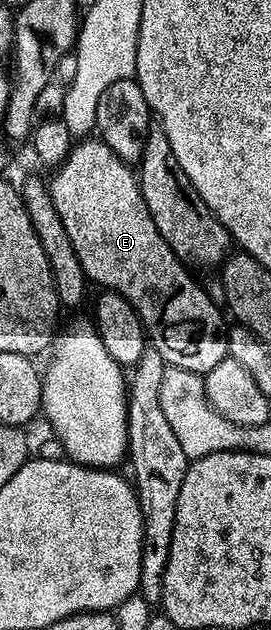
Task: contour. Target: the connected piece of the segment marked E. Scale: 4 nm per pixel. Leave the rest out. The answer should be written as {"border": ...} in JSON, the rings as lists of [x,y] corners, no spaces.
{"border":[[[84,137],[73,146],[71,153],[66,156],[64,162],[51,172],[52,179],[47,180],[48,192],[54,201],[54,209],[58,209],[58,217],[62,217],[62,225],[66,228],[66,234],[70,236],[70,241],[74,245],[74,253],[78,253],[78,261],[89,280],[95,286],[97,283],[97,288],[106,291],[117,291],[119,295],[126,297],[126,301],[130,301],[130,305],[138,313],[140,322],[144,324],[151,347],[158,349],[158,353],[162,353],[167,366],[186,369],[194,372],[195,375],[203,377],[210,369],[214,369],[214,365],[218,365],[218,361],[228,358],[226,322],[224,323],[223,317],[220,316],[220,311],[216,308],[215,301],[196,284],[196,279],[192,276],[195,274],[180,262],[180,259],[170,249],[170,245],[166,245],[162,233],[158,233],[158,225],[154,225],[154,217],[150,217],[150,209],[146,209],[146,201],[140,192],[140,181],[137,172],[133,168],[131,171],[128,167],[131,166],[122,157],[118,157],[118,153],[114,153],[114,149],[110,149],[110,145],[106,145],[99,137]]]}

